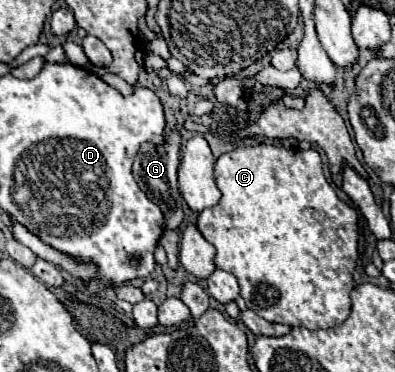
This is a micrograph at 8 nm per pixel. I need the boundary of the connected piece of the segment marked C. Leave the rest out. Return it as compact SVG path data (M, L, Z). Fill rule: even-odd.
M271 143L245 145L221 155L215 163L221 201L199 213L197 229L217 249L215 265L237 277L247 307L271 323L307 329L341 325L349 311L357 253L357 211L343 203L327 183L315 149L287 149Z

